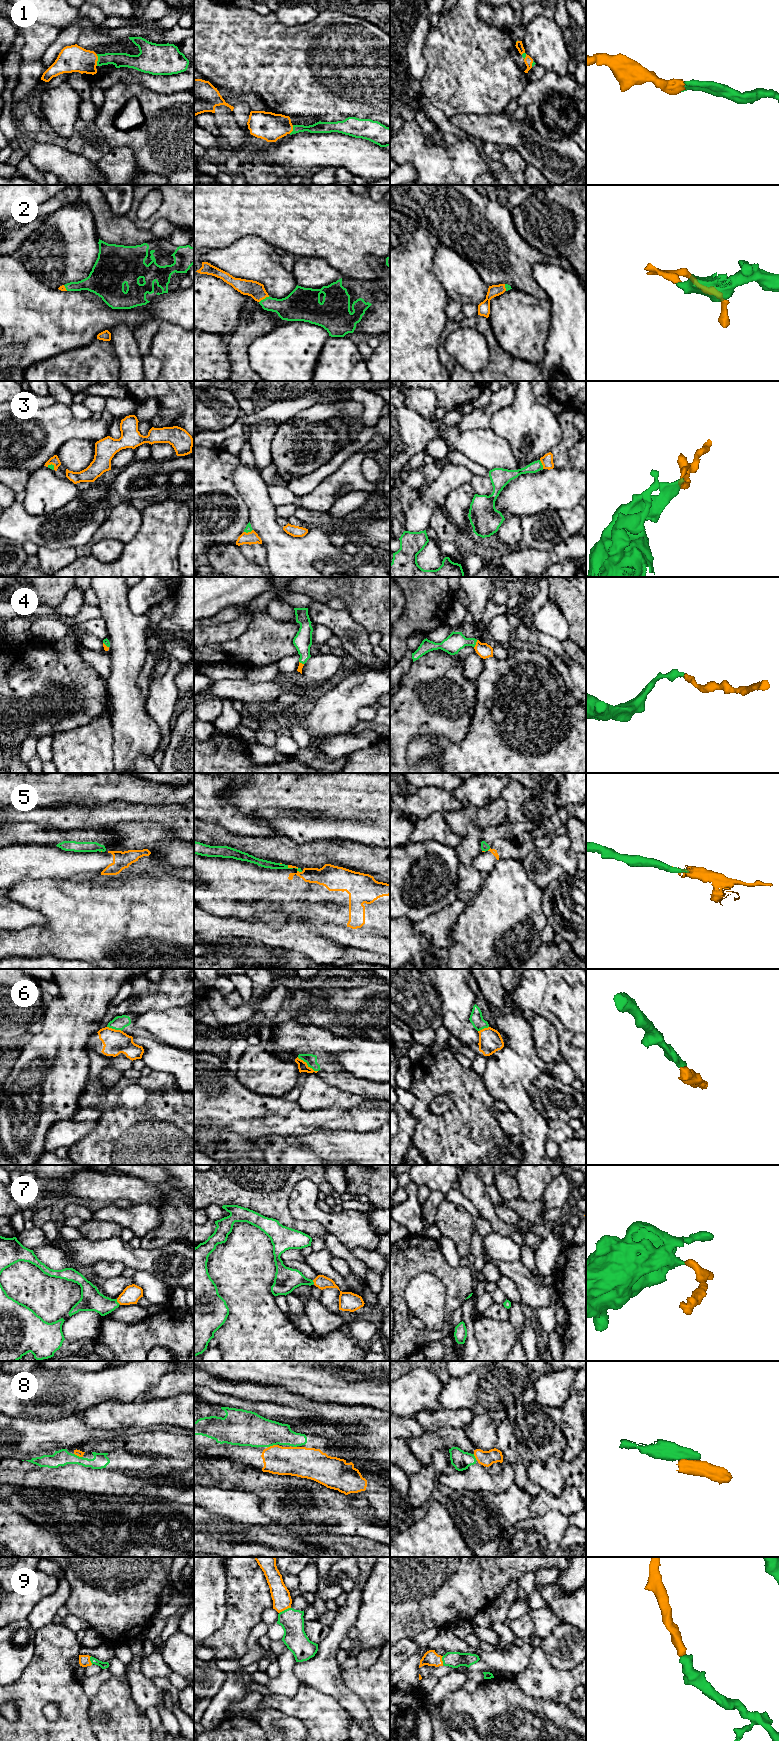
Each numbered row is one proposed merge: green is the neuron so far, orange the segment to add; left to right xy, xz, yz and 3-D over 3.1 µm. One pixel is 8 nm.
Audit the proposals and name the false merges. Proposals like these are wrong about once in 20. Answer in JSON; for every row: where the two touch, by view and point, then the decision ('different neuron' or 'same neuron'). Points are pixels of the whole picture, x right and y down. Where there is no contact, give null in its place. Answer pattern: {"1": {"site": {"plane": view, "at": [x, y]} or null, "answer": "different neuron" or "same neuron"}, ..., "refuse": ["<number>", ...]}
{"1": {"site": {"plane": "xy", "at": [98, 60]}, "answer": "same neuron"}, "2": {"site": {"plane": "xz", "at": [265, 298]}, "answer": "same neuron"}, "3": {"site": {"plane": "yz", "at": [541, 464]}, "answer": "same neuron"}, "4": {"site": {"plane": "yz", "at": [475, 644]}, "answer": "same neuron"}, "5": {"site": {"plane": "xz", "at": [299, 871]}, "answer": "different neuron"}, "6": {"site": {"plane": "xz", "at": [307, 1064]}, "answer": "different neuron"}, "7": {"site": {"plane": "xy", "at": [117, 1302]}, "answer": "same neuron"}, "8": {"site": {"plane": "xz", "at": [272, 1445]}, "answer": "same neuron"}, "9": {"site": {"plane": "xz", "at": [284, 1610]}, "answer": "same neuron"}, "refuse": ["5", "6"]}

